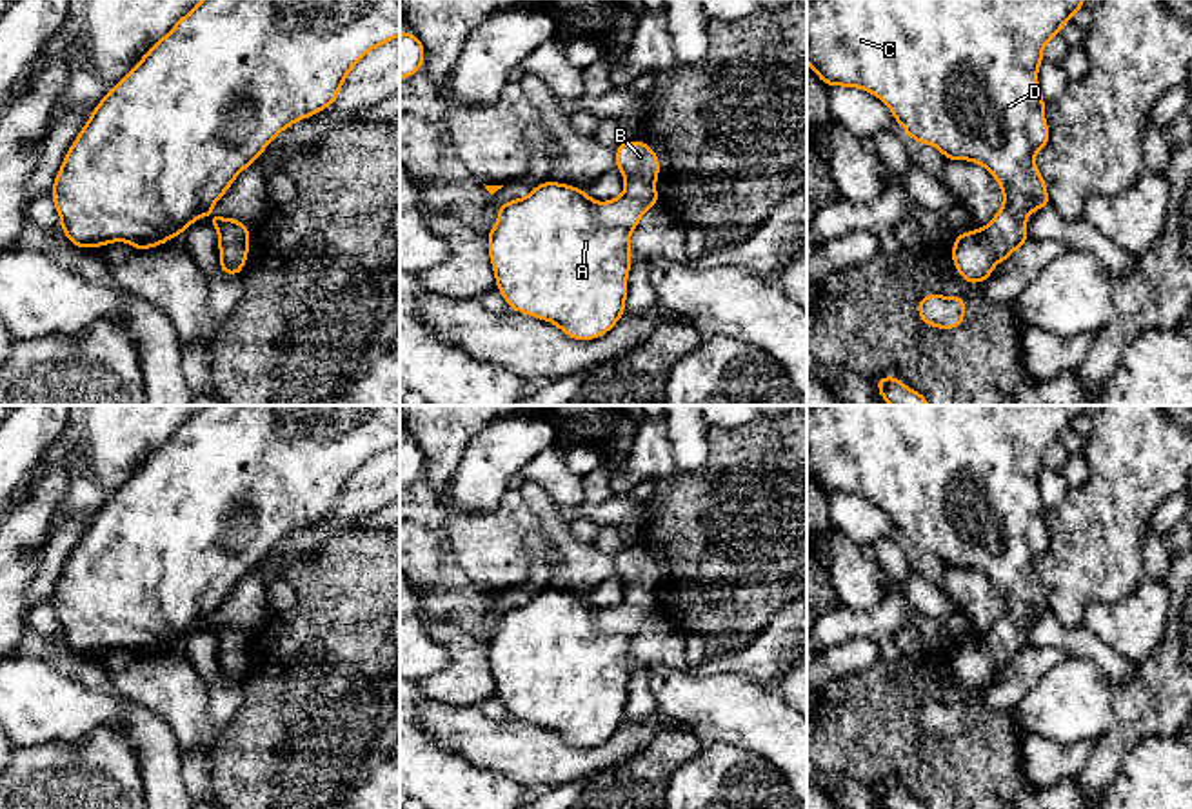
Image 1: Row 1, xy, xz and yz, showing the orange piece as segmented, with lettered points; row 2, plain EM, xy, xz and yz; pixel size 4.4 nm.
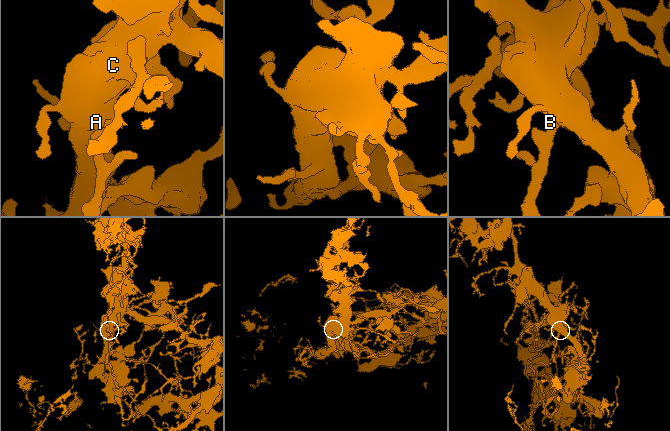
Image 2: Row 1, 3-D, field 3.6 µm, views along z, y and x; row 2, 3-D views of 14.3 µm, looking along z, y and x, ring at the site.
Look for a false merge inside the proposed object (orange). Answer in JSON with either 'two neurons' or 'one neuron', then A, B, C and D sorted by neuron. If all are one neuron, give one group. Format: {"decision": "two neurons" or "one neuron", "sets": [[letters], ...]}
{"decision": "one neuron", "sets": [["A", "B", "C", "D"]]}

